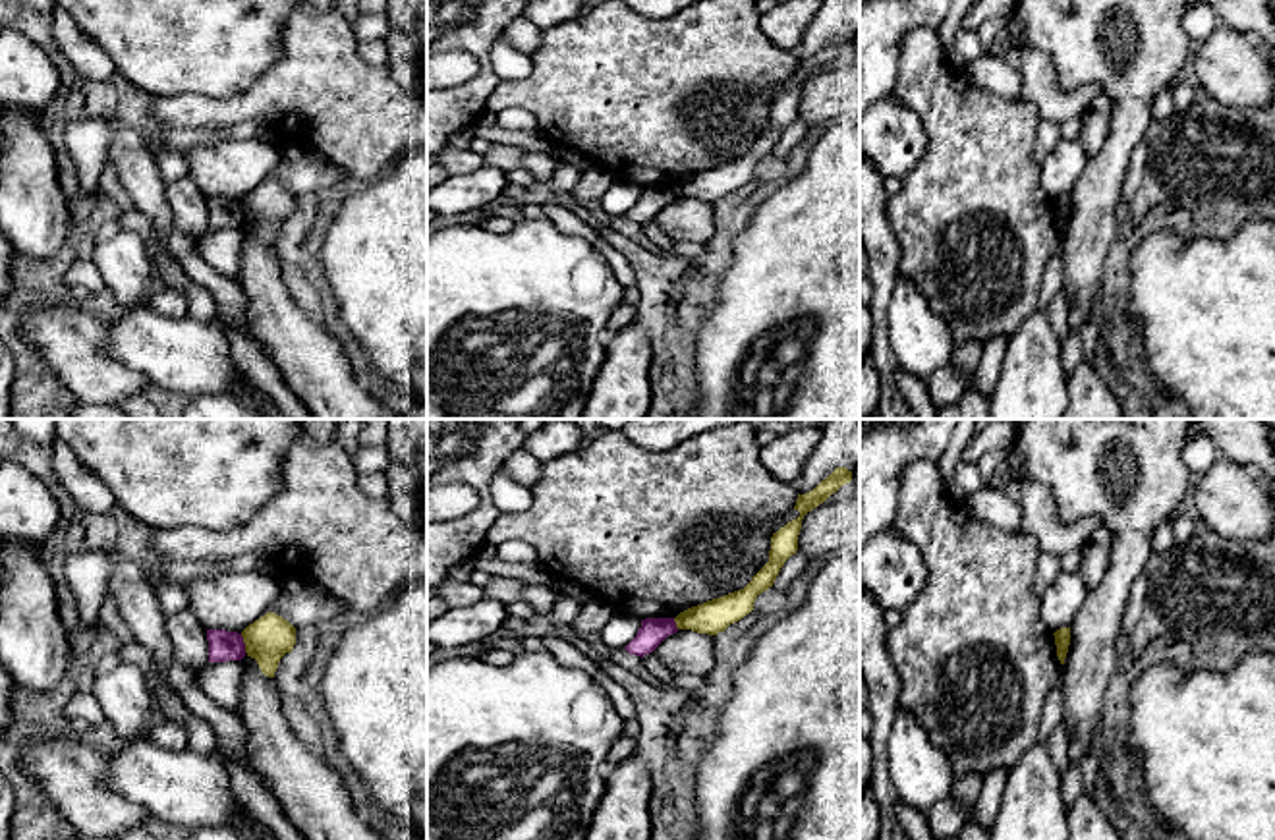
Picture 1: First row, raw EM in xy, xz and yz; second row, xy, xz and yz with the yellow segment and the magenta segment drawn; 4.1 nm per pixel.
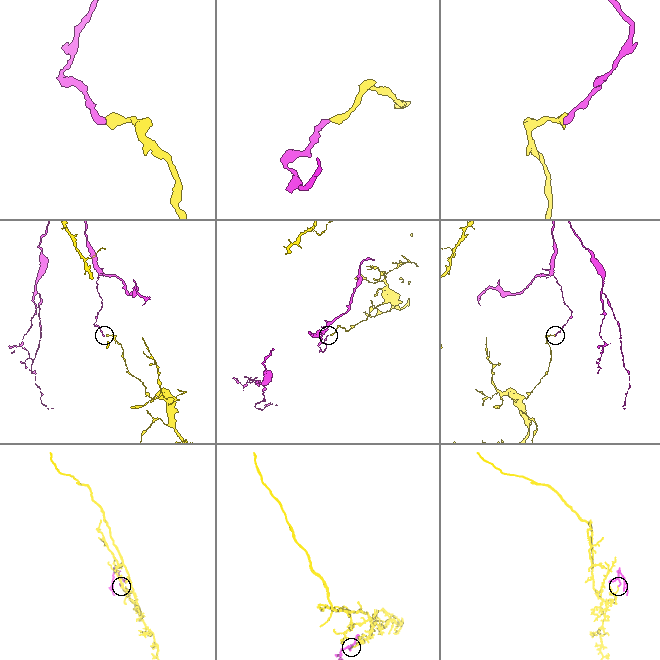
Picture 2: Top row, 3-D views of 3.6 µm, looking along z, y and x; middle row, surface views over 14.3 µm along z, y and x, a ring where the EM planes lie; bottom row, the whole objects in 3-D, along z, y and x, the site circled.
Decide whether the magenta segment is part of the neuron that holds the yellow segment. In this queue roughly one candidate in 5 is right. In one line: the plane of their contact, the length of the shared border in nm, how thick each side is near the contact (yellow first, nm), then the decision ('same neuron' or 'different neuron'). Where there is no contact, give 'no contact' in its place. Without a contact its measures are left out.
xy | 80 nm | 190/130 nm | different neuron

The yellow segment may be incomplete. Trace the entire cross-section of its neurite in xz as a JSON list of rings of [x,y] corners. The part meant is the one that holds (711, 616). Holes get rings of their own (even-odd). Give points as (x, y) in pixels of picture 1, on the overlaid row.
[[[836,467],[827,479],[823,479],[813,490],[798,494],[794,510],[800,516],[788,521],[771,537],[769,562],[751,577],[751,581],[734,593],[707,601],[680,612],[674,622],[678,630],[692,630],[697,633],[717,635],[730,624],[742,620],[753,610],[755,599],[773,587],[784,562],[798,550],[798,535],[802,519],[808,512],[823,504],[842,485],[852,481],[852,471]]]

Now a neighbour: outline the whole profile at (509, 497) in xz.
[[[496,469],[491,492],[500,514],[516,514],[531,506],[531,489],[518,485],[502,469]]]

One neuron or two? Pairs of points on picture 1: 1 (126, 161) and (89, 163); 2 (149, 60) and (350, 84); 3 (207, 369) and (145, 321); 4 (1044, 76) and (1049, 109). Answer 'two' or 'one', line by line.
1: two
2: two
3: one
4: one

